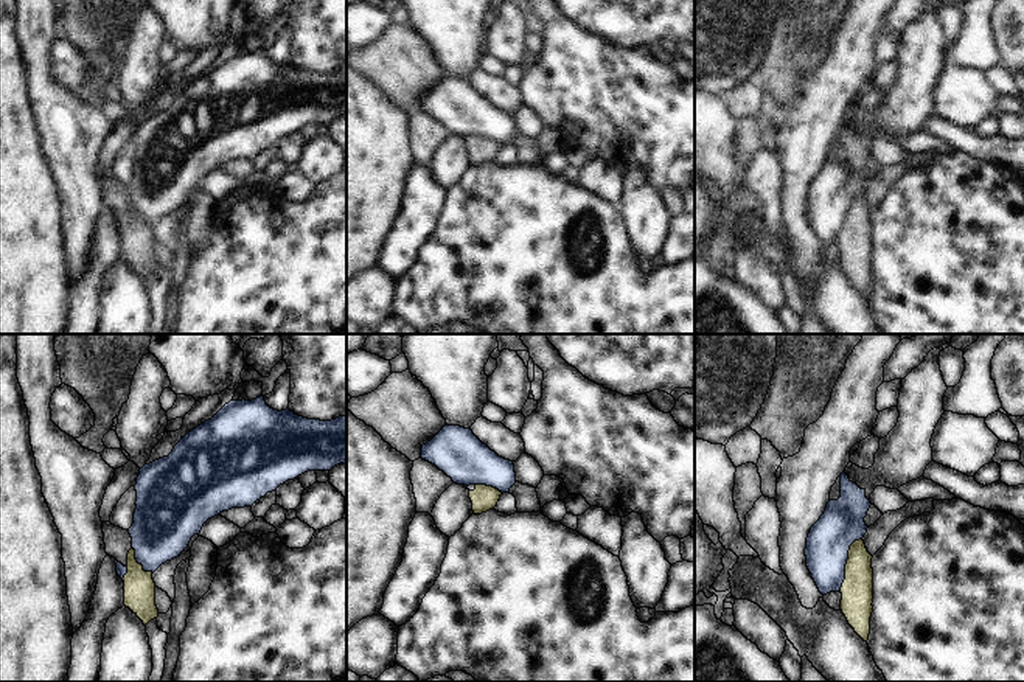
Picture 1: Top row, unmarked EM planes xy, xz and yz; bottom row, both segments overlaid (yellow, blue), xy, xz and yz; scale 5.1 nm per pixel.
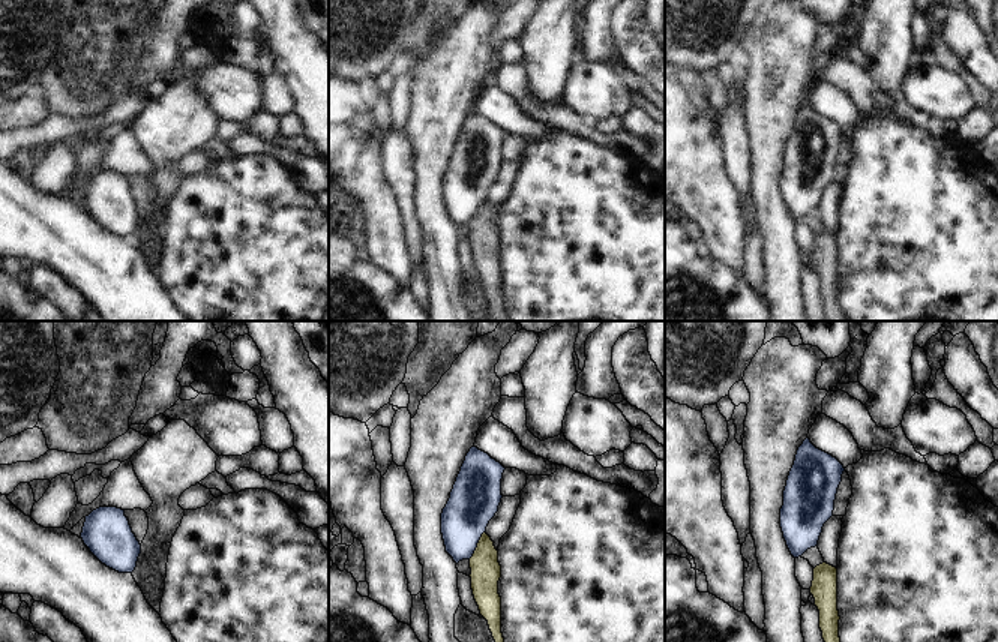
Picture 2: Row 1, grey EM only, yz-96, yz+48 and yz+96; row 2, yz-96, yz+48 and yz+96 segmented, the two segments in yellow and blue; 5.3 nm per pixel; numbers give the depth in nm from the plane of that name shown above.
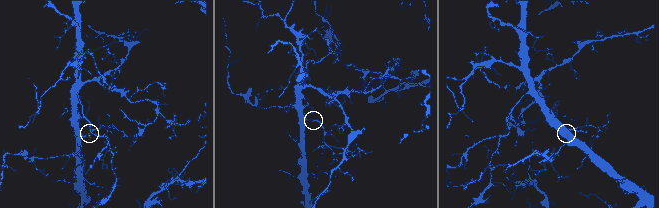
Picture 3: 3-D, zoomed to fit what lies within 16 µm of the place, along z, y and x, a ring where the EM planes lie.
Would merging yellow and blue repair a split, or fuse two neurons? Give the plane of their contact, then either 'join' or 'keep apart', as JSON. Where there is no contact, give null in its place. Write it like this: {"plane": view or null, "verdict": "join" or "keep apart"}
{"plane": "yz", "verdict": "keep apart"}

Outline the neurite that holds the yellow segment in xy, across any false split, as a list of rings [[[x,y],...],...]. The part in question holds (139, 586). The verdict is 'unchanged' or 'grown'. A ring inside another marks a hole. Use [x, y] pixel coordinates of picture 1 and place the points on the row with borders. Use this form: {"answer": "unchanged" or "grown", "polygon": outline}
{"answer": "grown", "polygon": [[[103,522],[106,553],[121,562],[127,573],[124,575],[124,606],[129,607],[146,626],[158,617],[155,606],[155,583],[152,572],[145,572],[135,559],[132,538],[127,530]]]}

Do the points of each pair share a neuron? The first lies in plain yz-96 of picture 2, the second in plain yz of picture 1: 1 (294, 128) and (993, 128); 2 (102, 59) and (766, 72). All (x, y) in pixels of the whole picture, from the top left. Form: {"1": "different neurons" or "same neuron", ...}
{"1": "different neurons", "2": "same neuron"}

